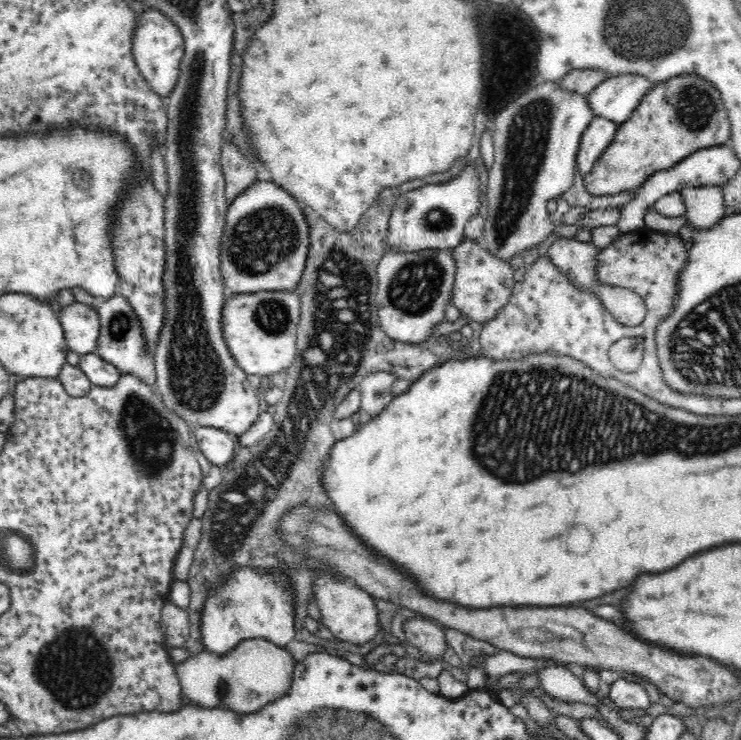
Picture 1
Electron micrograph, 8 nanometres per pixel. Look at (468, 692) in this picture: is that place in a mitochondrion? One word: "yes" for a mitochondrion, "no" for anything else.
no

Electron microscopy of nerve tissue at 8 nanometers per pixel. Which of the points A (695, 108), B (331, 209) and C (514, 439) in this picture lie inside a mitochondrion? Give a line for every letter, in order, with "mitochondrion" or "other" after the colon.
A: mitochondrion
B: other
C: mitochondrion

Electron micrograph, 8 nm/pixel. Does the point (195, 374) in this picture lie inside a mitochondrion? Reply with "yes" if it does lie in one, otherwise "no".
yes

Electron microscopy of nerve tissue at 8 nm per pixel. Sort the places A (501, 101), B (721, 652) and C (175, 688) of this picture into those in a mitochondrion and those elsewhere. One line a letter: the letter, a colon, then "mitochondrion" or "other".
A: mitochondrion
B: other
C: other

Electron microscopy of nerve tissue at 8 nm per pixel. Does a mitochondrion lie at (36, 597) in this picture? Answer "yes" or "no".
no

